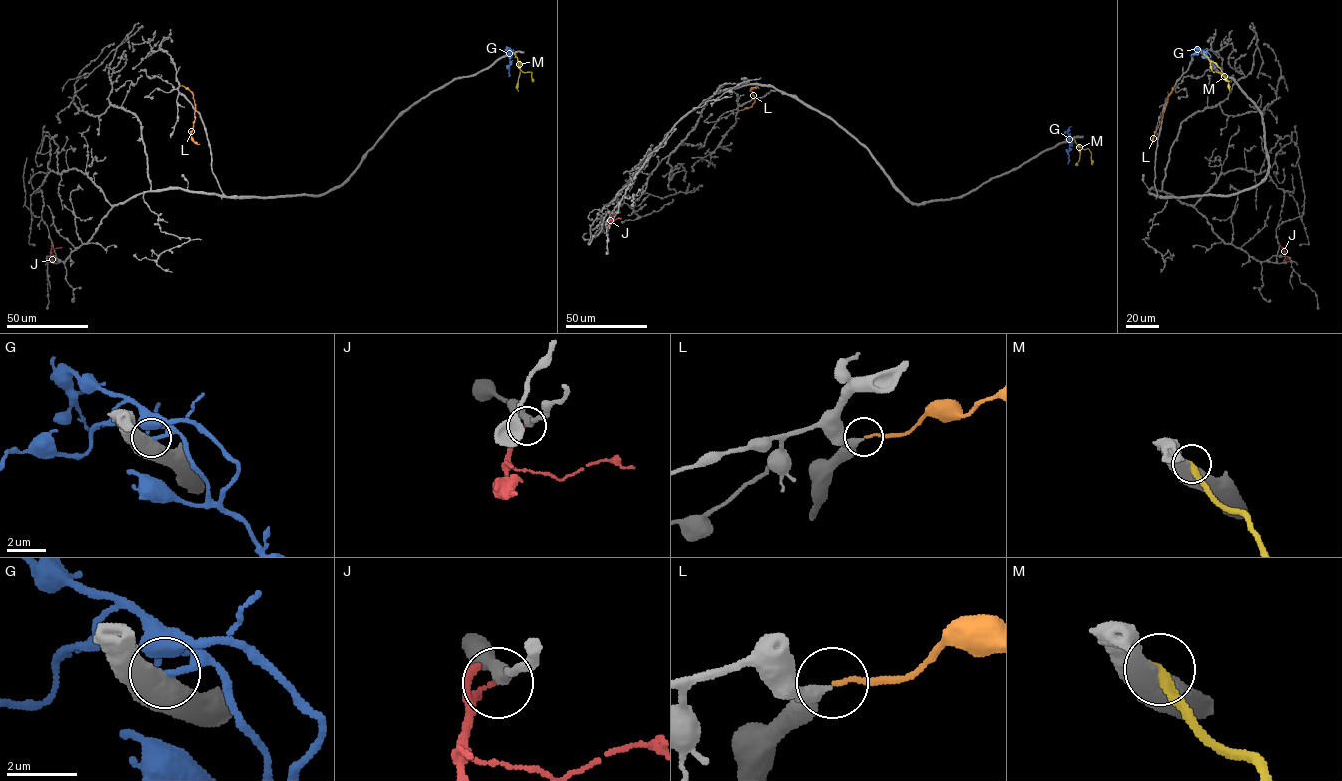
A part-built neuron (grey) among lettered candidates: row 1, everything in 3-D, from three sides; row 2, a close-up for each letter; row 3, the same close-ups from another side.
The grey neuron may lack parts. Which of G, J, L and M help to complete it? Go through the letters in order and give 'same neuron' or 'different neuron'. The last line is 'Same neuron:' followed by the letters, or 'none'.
G: different neuron
J: different neuron
L: same neuron
M: different neuron
Same neuron: L

